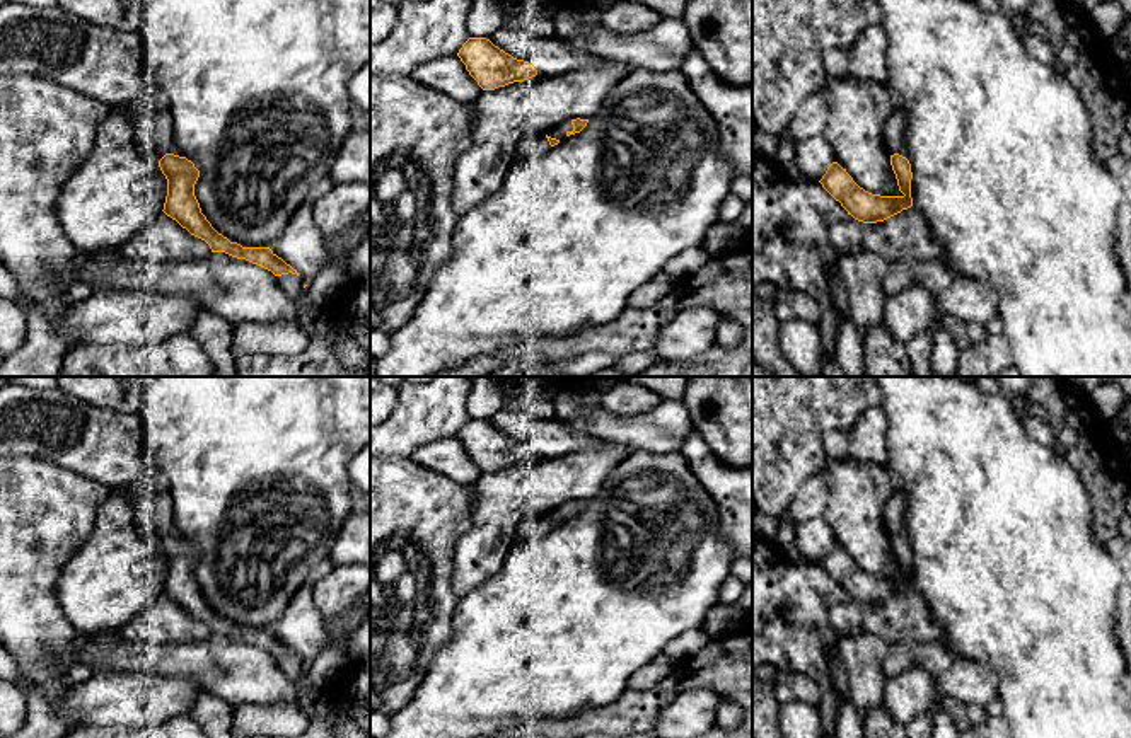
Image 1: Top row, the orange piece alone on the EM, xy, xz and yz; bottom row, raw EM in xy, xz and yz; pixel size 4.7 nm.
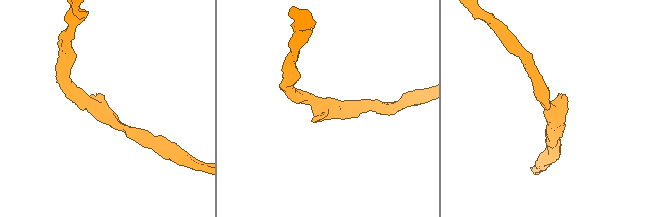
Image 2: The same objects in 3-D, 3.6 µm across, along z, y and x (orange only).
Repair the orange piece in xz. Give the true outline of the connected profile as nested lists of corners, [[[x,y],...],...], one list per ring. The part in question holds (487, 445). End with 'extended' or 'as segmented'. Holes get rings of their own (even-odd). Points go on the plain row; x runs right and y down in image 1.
[[[469,419],[457,438],[483,472],[495,472],[537,457],[532,445],[513,440],[486,419]]]; as segmented

